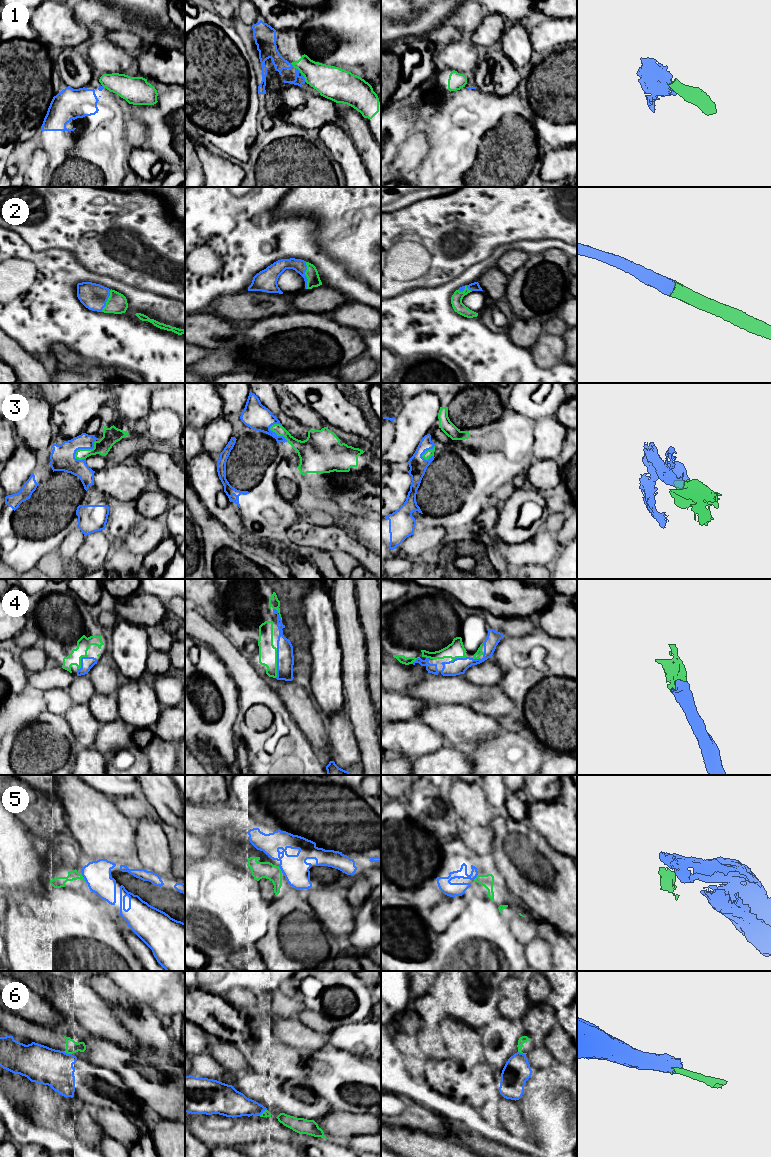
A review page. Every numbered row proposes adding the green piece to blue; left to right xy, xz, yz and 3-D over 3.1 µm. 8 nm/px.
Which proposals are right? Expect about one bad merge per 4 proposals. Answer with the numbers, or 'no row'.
2, 3, 4

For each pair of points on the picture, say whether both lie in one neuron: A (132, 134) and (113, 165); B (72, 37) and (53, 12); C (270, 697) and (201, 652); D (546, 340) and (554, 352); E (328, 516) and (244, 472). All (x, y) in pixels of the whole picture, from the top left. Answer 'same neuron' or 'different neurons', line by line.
A: different neurons
B: same neuron
C: different neurons
D: same neuron
E: same neuron

